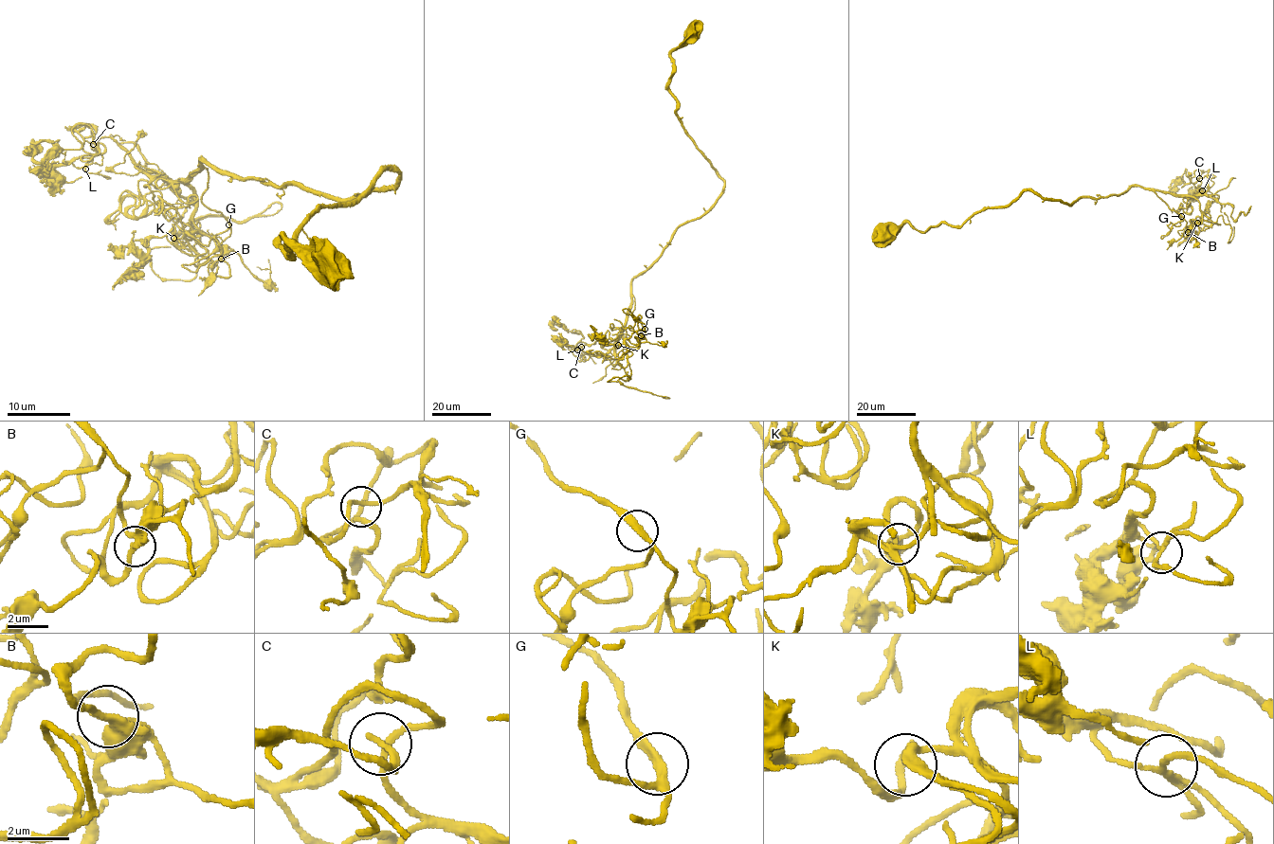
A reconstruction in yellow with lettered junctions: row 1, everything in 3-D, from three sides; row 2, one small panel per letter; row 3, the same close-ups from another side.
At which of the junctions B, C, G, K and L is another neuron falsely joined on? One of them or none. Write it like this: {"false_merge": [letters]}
{"false_merge": []}

